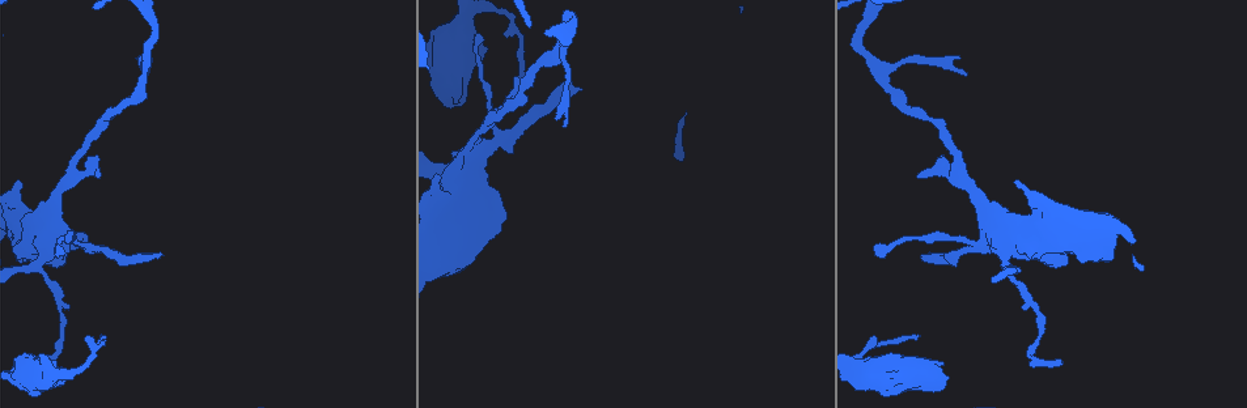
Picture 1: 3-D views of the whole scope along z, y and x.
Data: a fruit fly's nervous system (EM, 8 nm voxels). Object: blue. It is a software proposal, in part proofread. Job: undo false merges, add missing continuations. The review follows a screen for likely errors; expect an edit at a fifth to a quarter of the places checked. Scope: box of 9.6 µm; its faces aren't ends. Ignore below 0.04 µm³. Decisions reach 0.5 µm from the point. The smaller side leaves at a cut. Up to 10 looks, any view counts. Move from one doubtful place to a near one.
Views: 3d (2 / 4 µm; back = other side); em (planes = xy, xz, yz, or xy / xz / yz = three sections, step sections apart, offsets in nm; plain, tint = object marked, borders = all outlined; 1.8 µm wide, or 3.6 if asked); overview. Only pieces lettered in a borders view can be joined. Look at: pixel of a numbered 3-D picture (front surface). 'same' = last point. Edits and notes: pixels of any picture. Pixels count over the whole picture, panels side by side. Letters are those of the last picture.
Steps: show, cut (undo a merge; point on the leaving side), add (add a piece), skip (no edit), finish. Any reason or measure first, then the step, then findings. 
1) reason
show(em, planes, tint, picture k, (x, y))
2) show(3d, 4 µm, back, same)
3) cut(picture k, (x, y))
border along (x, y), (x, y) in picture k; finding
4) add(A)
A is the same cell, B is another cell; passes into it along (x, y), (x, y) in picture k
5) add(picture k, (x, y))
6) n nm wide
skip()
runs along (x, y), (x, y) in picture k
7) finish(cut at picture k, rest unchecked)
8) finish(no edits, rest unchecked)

thin end
show(3d, 4 µm, picture 1, (102, 336))

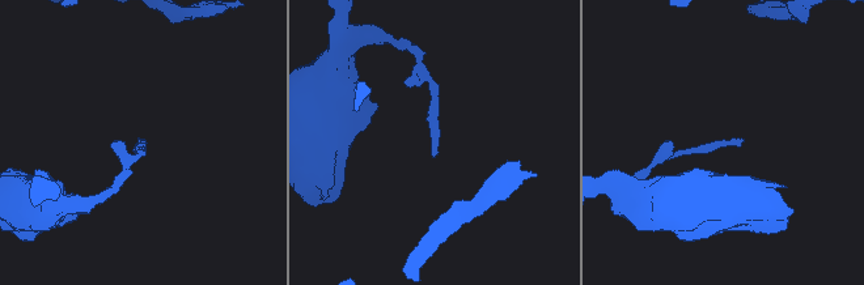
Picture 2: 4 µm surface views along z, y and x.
shape alone is not enough
show(em, 3.6 µm, planes, borders, picture 2, (138, 138))

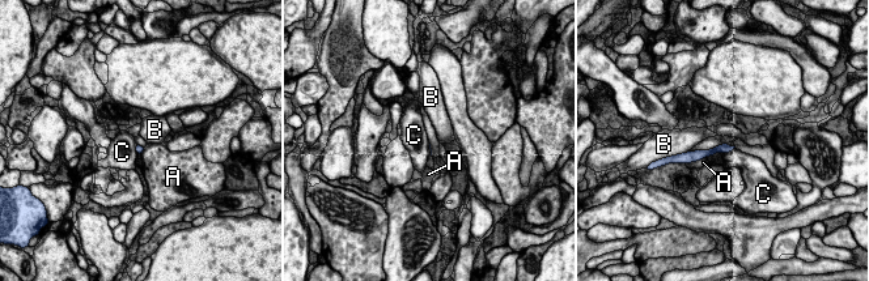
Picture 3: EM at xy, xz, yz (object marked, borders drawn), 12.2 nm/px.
A touches over 260 nm
skip()
A, B and C are other cells; runs along (727, 148), (687, 157) in picture 3; no lettered piece goes on from it

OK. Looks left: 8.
an open end
show(em, 3.6 µm, planes, borders, picture 1, (159, 254))

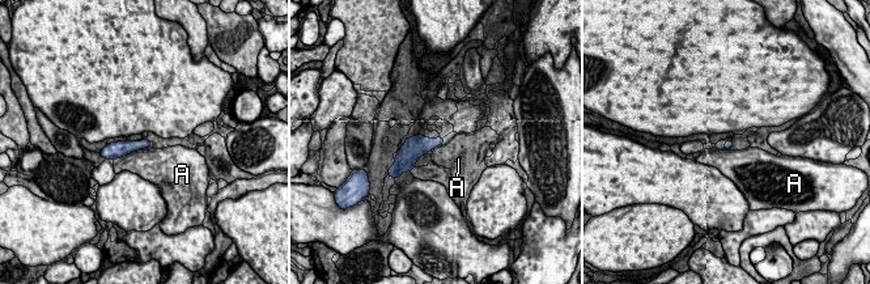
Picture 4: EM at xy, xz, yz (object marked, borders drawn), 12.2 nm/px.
skip()
A is another cell; border along (130, 152), (113, 160) in picture 4; none of them fits

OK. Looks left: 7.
show(3d, 4 µm, picture 1, (455, 91))

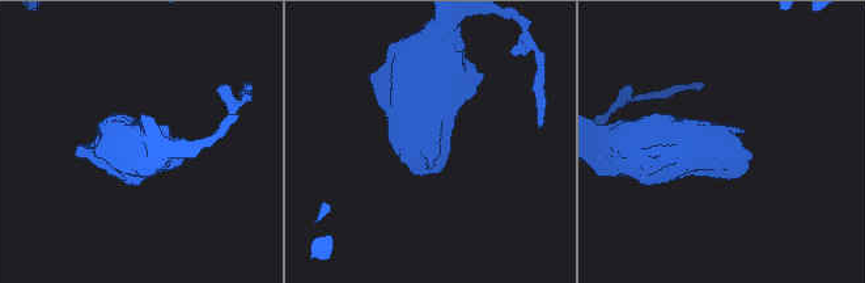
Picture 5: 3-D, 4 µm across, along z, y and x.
now the EM
show(em, 3.6 µm, xz, step 8, tint, picture 5, (428, 141))

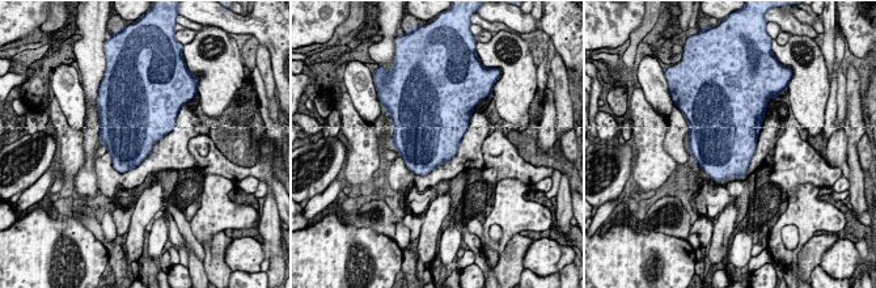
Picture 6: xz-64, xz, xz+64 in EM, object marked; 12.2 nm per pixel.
cut it another way
show(em, 3.6 µm, planes, borders, same)

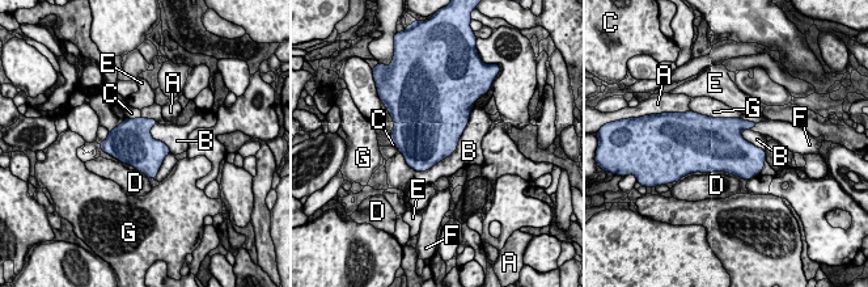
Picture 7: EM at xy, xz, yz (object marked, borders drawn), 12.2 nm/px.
add(F)
F is the same cell, A, B, C, D, E and G are other cells; passes into it along (732, 127), (752, 127), (771, 129) in picture 7; the neuron continues

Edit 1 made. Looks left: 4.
abrupt turn
show(em, 3.6 µm, planes, plain, picture 1, (1065, 233))

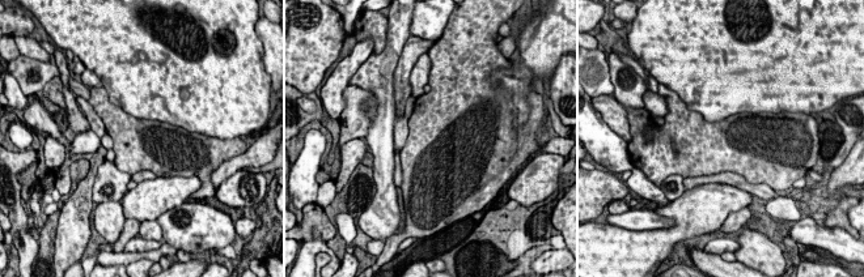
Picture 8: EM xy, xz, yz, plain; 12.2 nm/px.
show(em, 3.6 µm, planes, tint, same)

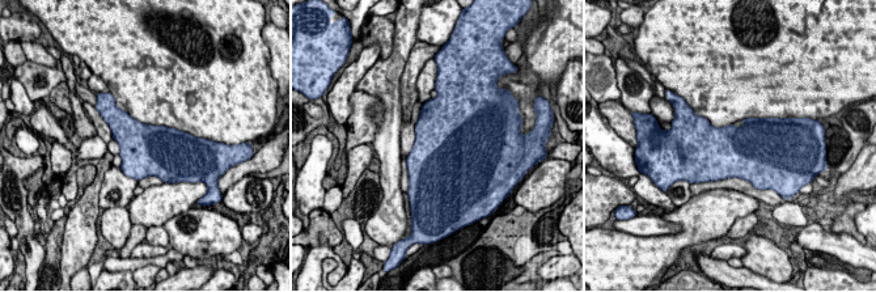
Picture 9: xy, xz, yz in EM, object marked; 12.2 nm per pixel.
show(em, 3.6 µm, planes, borders, same)

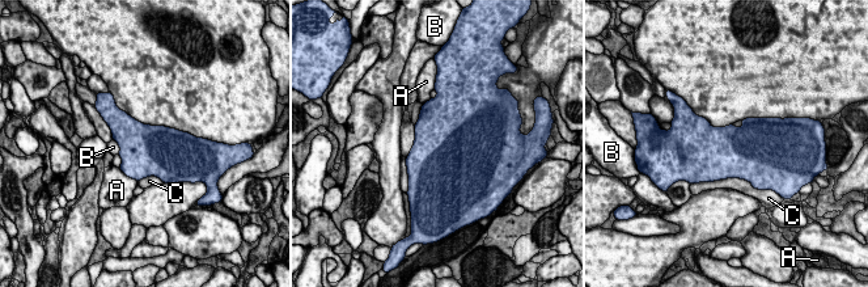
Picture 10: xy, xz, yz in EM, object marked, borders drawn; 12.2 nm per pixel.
skip()
A, B and C are other cells; border along (415, 126), (414, 144), (406, 159) in picture 10; one neuron here

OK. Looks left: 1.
finish(add at picture 7, rest unchecked)

